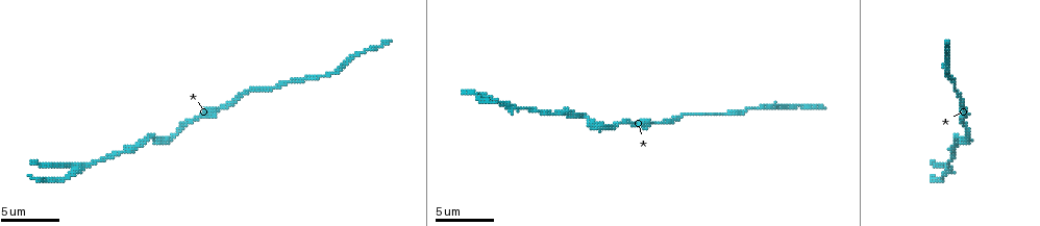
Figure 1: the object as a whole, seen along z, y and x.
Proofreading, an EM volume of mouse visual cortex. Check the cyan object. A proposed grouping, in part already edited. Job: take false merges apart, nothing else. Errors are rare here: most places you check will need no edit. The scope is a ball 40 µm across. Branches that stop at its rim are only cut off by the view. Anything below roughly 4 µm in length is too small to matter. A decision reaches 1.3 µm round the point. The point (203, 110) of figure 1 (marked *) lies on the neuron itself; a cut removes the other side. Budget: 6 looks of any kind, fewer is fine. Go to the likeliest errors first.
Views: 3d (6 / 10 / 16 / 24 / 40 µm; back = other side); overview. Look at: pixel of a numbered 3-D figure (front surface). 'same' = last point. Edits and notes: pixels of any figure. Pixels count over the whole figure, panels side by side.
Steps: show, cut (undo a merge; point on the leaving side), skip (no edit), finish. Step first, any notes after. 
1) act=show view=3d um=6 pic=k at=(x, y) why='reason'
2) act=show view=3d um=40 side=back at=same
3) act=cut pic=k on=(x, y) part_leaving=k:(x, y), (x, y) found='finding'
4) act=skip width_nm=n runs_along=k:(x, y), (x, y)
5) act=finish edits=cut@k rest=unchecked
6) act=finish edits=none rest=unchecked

act=show view=3d um=10 pic=1 at=(220, 107) why='sudden change in width'

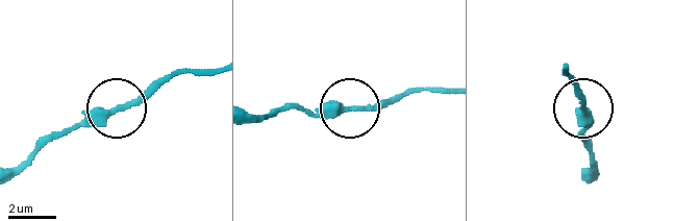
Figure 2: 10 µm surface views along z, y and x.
act=skip runs_along=2:(318, 108), (382, 108), (398, 102) found='continuous, no second neuron'

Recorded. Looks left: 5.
act=show view=3d um=6 pic=1 at=(521, 107) why='calibre changes'

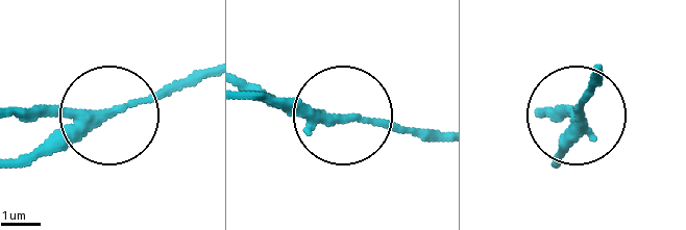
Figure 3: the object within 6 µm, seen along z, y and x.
act=cut pic=3 on=(30, 120) part_leaving=3:(84, 118), (18, 118) found='a second neuron is stuck on'

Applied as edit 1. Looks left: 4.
act=show view=overview

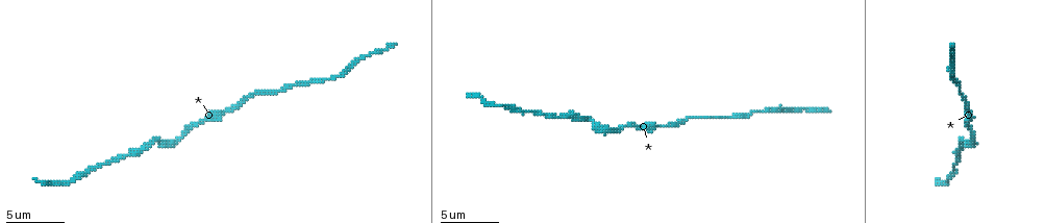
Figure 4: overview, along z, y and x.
act=show view=3d um=10 pic=4 at=(593, 125) why='sudden change in width'

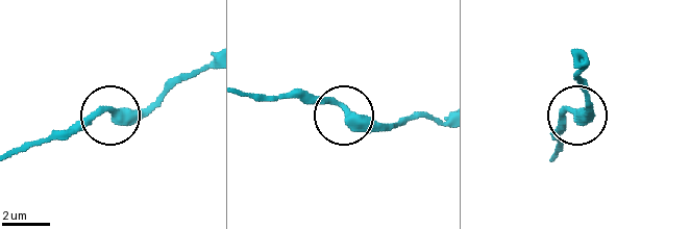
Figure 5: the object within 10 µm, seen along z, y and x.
act=skip runs_along=5:(581, 59), (585, 110), (566, 110), (566, 125), (557, 138) found='all the same neuron'

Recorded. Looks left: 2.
act=finish edits=cut@3 rest=unchecked

